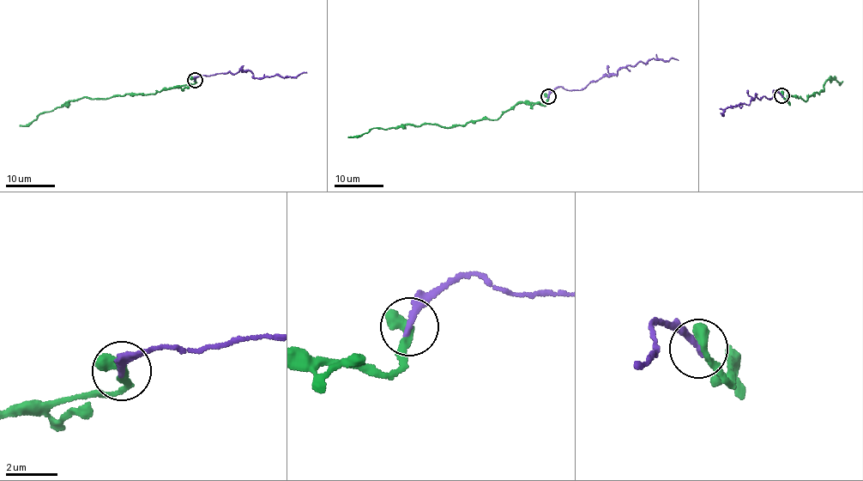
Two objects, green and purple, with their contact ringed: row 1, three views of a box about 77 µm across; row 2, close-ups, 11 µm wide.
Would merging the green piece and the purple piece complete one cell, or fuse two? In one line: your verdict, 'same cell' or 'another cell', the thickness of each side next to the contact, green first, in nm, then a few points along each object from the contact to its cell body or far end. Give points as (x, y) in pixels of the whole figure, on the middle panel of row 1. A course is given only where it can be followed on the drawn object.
same cell; calibres 500 and 240 nm; course green (549, 96), (543, 105), (515, 104), (496, 119), (482, 118), (445, 127), (406, 124), (374, 128), (348, 137); course purple (549, 96), (559, 86), (582, 90), (639, 62), (678, 60)

